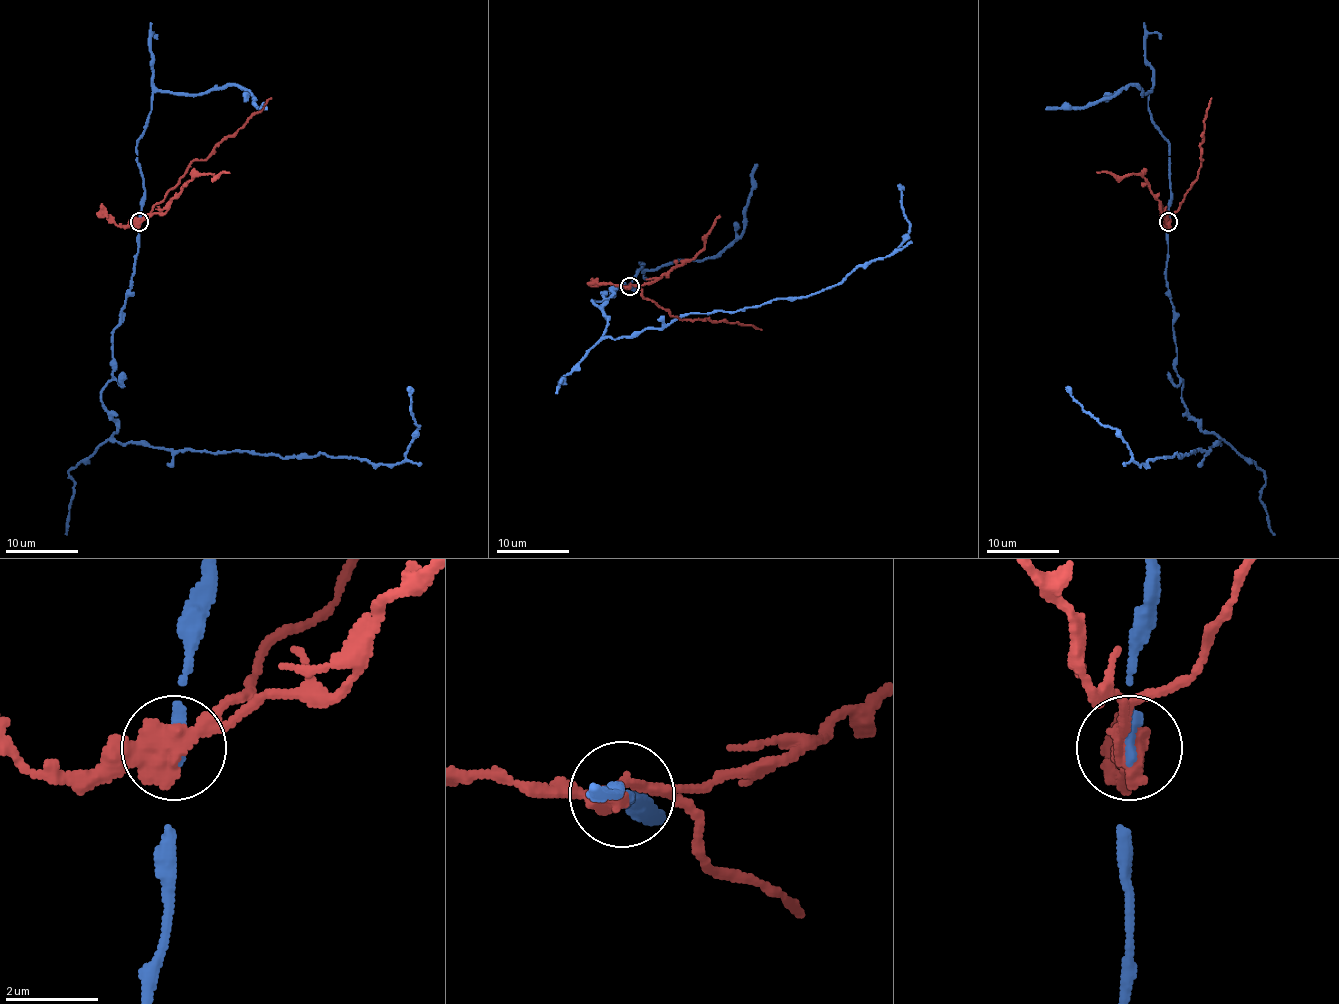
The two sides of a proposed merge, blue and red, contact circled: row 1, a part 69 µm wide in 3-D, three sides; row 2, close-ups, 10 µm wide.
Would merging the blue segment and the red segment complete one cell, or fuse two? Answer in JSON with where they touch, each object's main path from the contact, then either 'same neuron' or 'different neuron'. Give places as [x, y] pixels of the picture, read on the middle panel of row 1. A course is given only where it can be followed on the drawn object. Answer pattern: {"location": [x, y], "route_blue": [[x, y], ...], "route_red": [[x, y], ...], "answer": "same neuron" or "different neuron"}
{"location": [629, 286], "route_blue": [[629, 286], [591, 300], [604, 335], [808, 297], [895, 251], [909, 228], [899, 186]], "route_red": [[629, 286], [636, 286], [643, 297], [678, 318], [750, 324], [761, 329]], "answer": "different neuron"}

